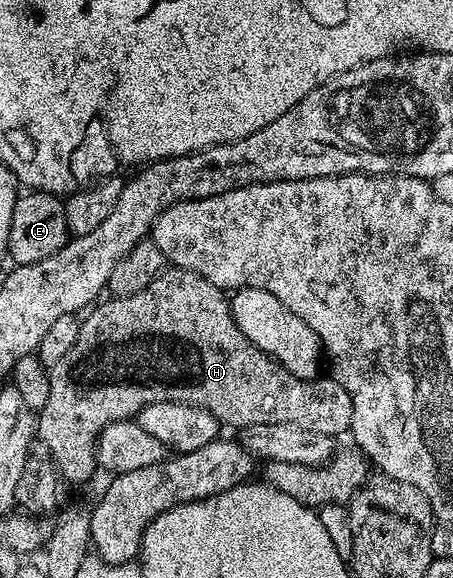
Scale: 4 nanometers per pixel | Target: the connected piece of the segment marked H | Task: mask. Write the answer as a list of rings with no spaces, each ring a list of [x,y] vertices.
[[[171,266],[160,272],[156,280],[149,282],[149,286],[145,286],[145,290],[141,290],[141,294],[117,296],[105,300],[96,303],[82,317],[77,342],[73,342],[73,350],[69,350],[69,354],[65,354],[65,358],[61,358],[61,362],[57,362],[57,366],[49,369],[51,374],[49,378],[49,399],[37,414],[38,443],[41,442],[47,447],[44,448],[46,455],[51,457],[64,481],[72,480],[75,484],[85,483],[94,472],[97,472],[95,446],[99,443],[99,436],[105,430],[105,426],[109,426],[113,422],[138,417],[139,412],[153,402],[172,400],[173,402],[196,404],[205,410],[209,410],[209,414],[218,418],[220,425],[227,427],[228,424],[232,430],[238,430],[245,426],[261,426],[262,424],[288,424],[289,426],[301,426],[301,430],[313,430],[317,434],[336,438],[342,437],[342,432],[344,434],[350,433],[351,423],[353,422],[353,398],[349,398],[349,390],[345,390],[345,386],[341,386],[333,378],[326,378],[327,380],[323,380],[324,378],[314,380],[297,378],[297,374],[285,370],[285,366],[281,366],[272,356],[265,354],[257,346],[253,346],[253,342],[249,342],[249,338],[245,338],[245,334],[241,334],[241,330],[233,318],[228,293],[224,289],[213,286],[213,282],[209,282],[201,274],[193,274],[193,270]]]

